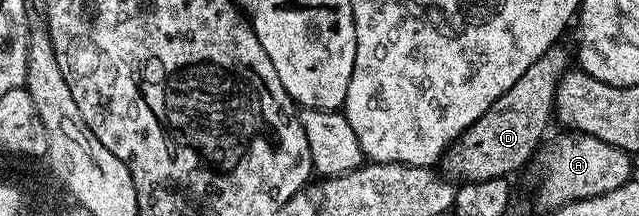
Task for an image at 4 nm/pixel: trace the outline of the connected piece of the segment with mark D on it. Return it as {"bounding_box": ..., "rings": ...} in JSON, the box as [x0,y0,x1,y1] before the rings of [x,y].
{"bounding_box":[438,44,570,182],"rings":[[[560,44],[551,46],[539,60],[530,64],[530,68],[522,72],[520,79],[505,94],[498,96],[498,100],[494,100],[494,104],[490,104],[490,108],[482,116],[478,116],[478,120],[470,124],[470,128],[466,128],[466,132],[462,132],[462,136],[458,136],[455,142],[444,151],[438,166],[449,179],[473,182],[491,178],[508,178],[515,170],[522,169],[531,156],[533,159],[545,141],[544,133],[547,132],[548,125],[553,125],[554,122],[556,89],[560,83],[560,77],[570,68],[568,54],[562,47],[563,45]]]}

